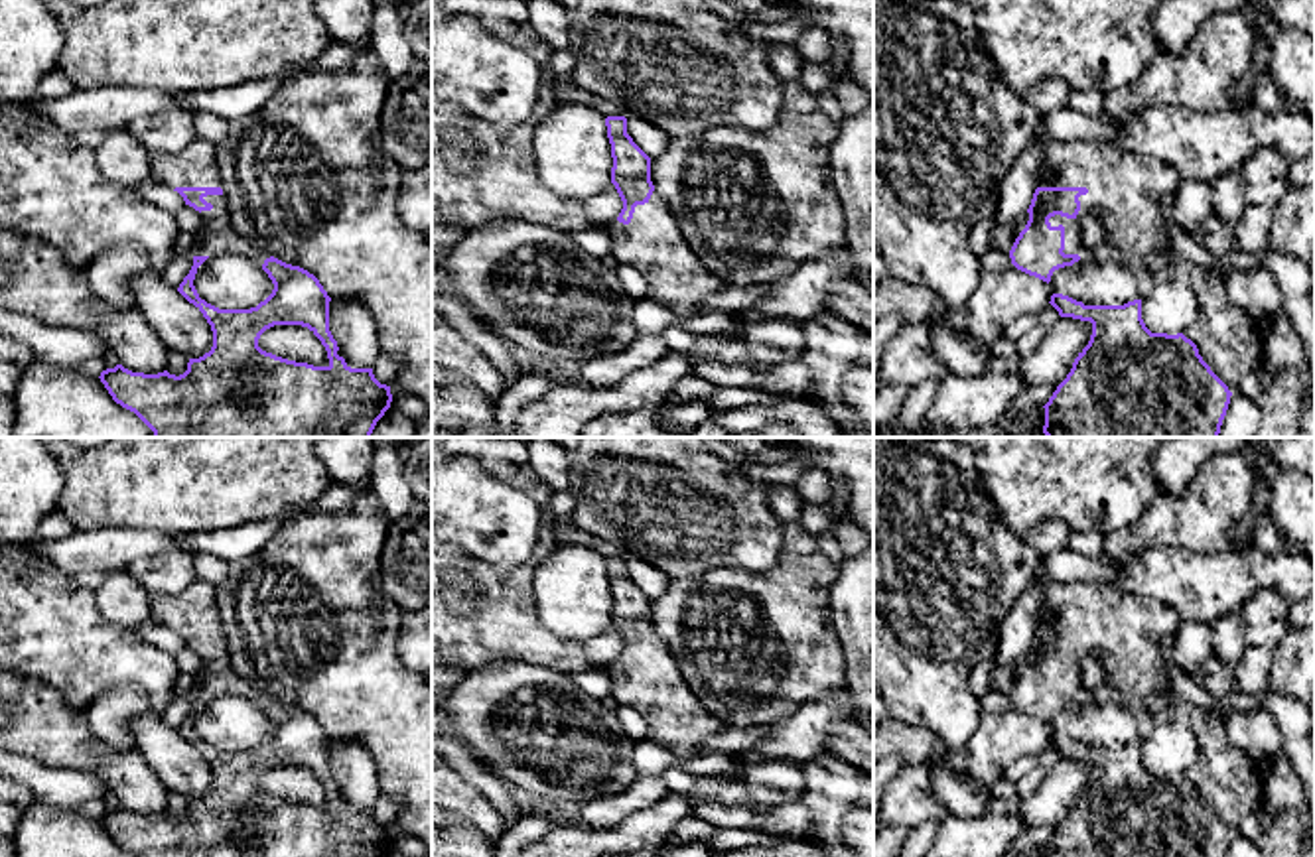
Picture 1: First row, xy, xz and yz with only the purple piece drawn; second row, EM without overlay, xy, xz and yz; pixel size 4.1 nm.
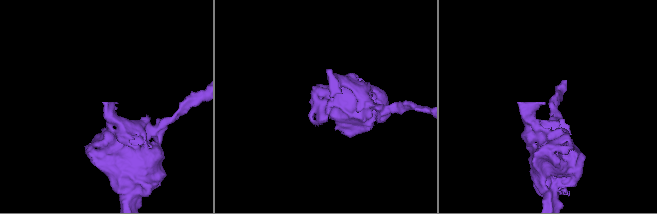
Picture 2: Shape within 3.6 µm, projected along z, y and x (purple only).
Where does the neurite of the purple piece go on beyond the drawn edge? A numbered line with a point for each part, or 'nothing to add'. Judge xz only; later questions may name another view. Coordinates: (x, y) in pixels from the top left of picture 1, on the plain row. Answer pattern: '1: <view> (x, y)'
1: xz (651, 684)

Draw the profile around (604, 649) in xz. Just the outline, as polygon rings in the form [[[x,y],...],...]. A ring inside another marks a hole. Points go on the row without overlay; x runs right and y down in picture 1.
[[[609,625],[599,636],[586,640],[584,650],[588,652],[593,670],[605,670],[617,662],[623,642],[613,625]]]

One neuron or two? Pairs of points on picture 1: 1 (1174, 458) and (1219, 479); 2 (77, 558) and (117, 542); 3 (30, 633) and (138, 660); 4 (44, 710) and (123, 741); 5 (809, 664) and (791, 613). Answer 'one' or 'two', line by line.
1: two
2: one
3: one
4: two
5: one

